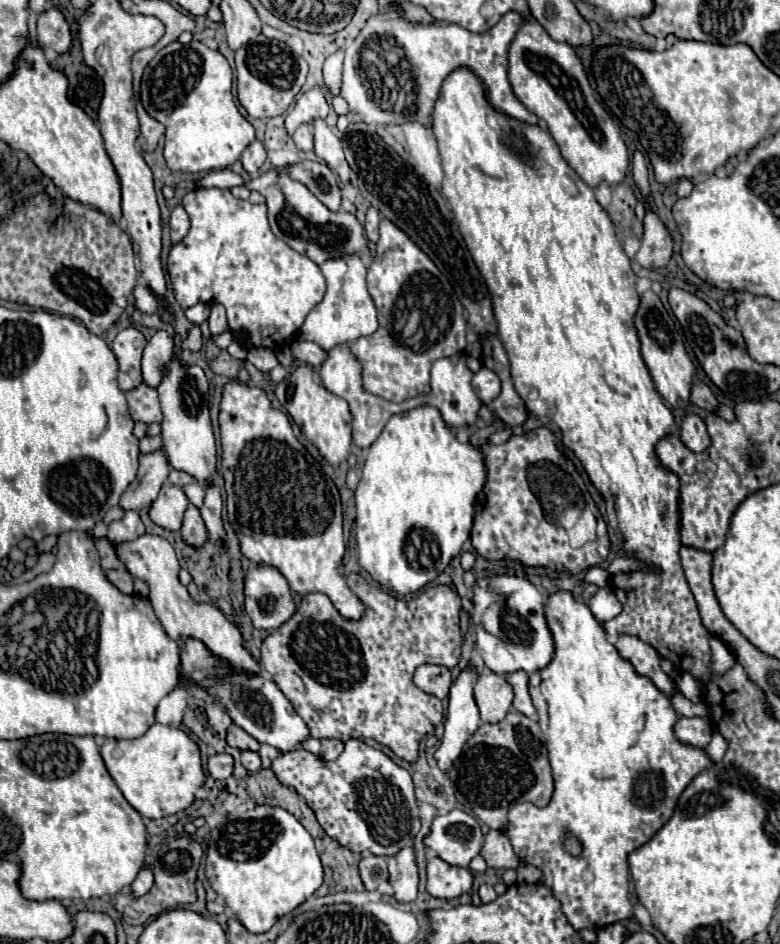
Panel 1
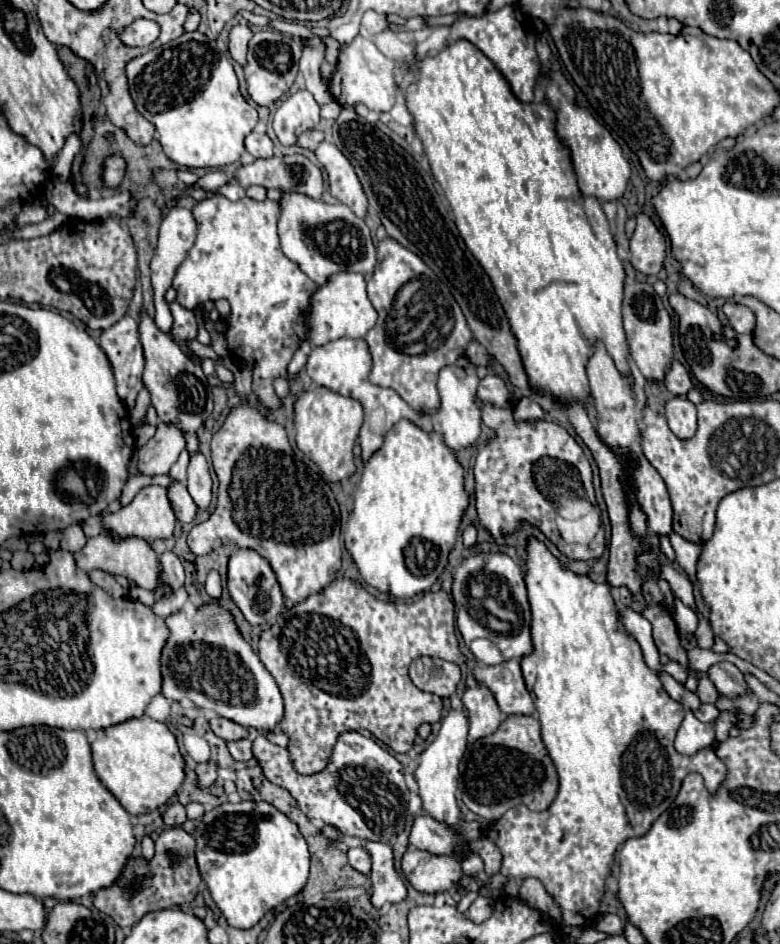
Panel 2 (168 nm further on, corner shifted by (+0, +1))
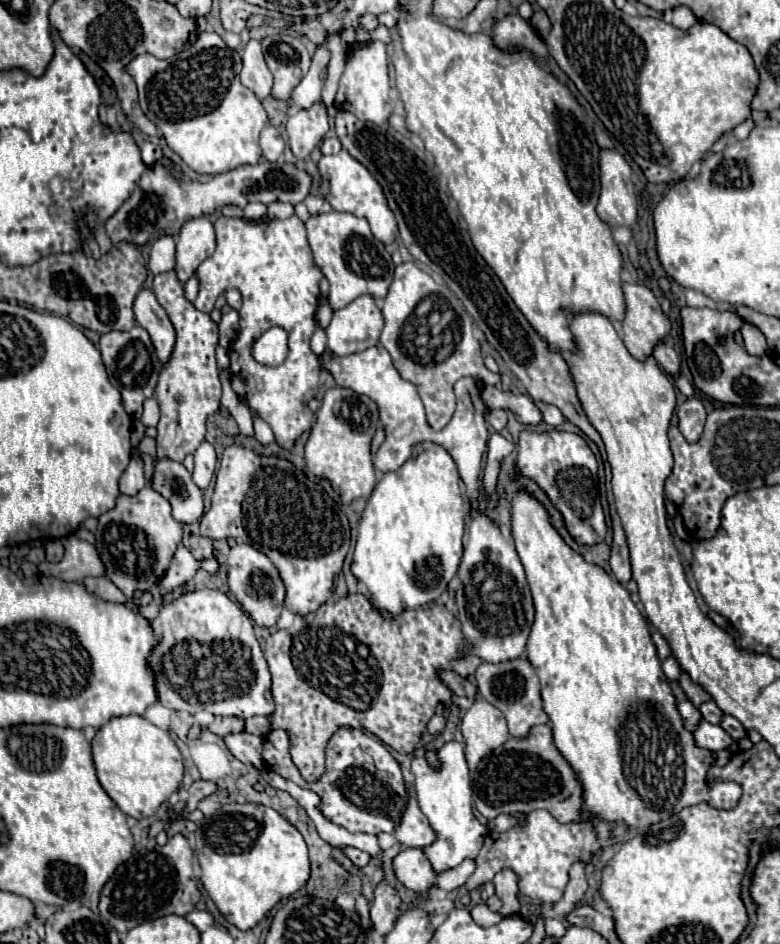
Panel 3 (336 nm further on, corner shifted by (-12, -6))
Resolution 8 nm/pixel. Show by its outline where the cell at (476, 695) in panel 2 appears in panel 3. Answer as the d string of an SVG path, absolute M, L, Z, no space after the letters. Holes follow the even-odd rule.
M477 699L467 709L461 721L461 731L465 739L465 757L471 769L475 769L481 757L511 737L503 713L485 699Z

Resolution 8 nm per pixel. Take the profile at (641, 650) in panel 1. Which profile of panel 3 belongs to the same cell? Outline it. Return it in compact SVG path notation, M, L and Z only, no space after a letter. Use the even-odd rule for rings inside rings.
M707 701L707 703L703 703L703 707L699 707L699 711L701 711L703 719L709 721L709 723L719 723L721 717L723 717L723 711L715 705L715 701Z

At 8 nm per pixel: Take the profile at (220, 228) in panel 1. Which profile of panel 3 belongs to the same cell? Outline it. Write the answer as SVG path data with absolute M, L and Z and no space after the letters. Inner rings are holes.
M221 215L215 221L215 235L217 235L215 253L197 267L199 295L193 305L201 309L201 297L215 297L215 293L223 293L229 287L241 291L243 305L239 309L239 330L236 340L229 349L231 387L249 409L255 409L259 417L271 425L277 443L291 447L295 439L311 427L313 415L309 413L305 403L317 395L319 379L321 379L319 359L309 349L309 341L317 329L315 311L317 311L317 299L319 299L319 281L323 275L313 265L307 237L305 237L305 223L297 215L291 215L287 219L265 219L265 221L247 221L241 217ZM271 327L281 327L289 333L289 355L285 363L277 367L257 363L251 353L253 341L257 341Z

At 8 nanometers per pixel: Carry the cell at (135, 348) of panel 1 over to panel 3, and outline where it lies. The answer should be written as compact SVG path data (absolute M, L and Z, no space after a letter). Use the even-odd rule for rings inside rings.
M135 325L131 331L111 331L101 335L99 349L103 355L105 369L109 373L109 381L121 391L125 411L133 419L141 419L143 401L155 395L155 385L159 381L159 369L161 369L161 363L155 355L149 333L141 325Z

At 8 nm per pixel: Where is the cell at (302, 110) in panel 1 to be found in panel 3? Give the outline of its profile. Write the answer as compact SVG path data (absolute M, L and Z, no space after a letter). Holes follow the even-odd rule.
M321 101L311 109L301 109L295 115L291 115L287 121L287 135L293 155L299 159L309 157L327 131L329 131L327 109Z

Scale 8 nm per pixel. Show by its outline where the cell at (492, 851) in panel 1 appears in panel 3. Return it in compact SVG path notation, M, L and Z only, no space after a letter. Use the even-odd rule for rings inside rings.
M503 869L495 875L493 879L495 883L495 893L501 897L503 907L501 907L501 915L503 917L511 917L511 915L519 915L519 887L517 887L517 879L515 873L509 869Z

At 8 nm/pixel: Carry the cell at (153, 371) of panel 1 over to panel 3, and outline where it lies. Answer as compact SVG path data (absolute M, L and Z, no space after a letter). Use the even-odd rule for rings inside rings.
M195 217L191 221L185 221L177 235L175 273L179 281L185 283L213 251L215 251L213 223L207 217Z

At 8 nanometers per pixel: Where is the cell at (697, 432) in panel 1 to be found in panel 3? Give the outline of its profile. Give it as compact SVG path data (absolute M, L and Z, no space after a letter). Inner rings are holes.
M687 399L679 409L677 409L677 417L679 417L679 429L683 433L683 437L691 443L699 441L703 427L705 427L705 407L699 399Z

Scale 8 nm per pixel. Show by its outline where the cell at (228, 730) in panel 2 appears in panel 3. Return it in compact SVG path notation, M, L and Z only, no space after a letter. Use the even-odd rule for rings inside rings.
M215 717L215 721L209 725L209 731L219 735L219 737L225 737L227 733L245 731L245 723L237 717Z

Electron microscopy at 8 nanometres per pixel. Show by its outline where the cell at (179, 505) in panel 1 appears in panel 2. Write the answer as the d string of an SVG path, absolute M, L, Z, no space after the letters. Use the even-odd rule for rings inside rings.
M145 486L127 506L121 506L119 512L113 512L113 514L103 512L101 516L103 516L103 520L101 520L103 534L107 534L111 538L119 538L119 540L135 536L135 538L147 540L149 544L153 544L155 540L171 538L175 522L177 522L173 510L171 510L169 498L167 498L167 488L161 488L161 486Z

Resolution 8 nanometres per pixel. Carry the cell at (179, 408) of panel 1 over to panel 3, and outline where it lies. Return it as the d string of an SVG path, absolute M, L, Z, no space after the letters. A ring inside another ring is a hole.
M143 289L135 299L133 311L135 311L137 323L145 327L147 333L151 335L159 361L167 363L171 359L171 349L175 347L175 329L171 329L171 321L165 309L157 303L155 293L149 289Z

